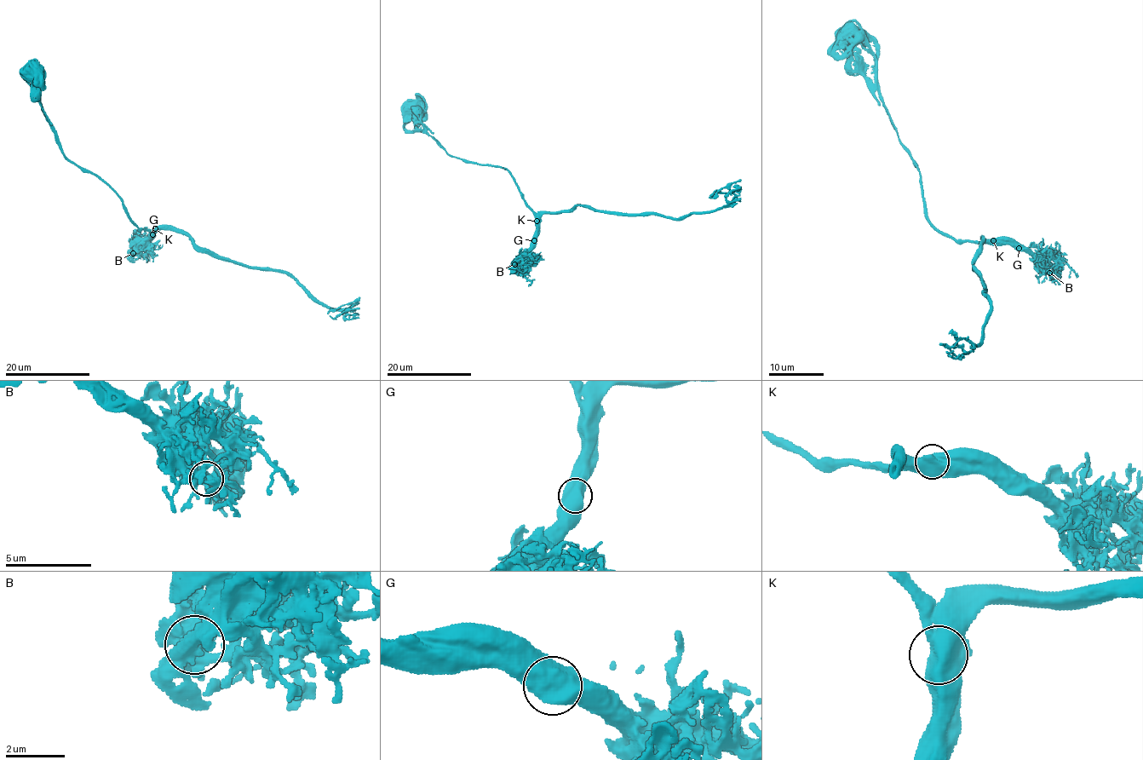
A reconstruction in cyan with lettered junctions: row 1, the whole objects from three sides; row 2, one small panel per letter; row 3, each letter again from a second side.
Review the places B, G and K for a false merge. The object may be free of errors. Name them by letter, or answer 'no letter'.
no letter

